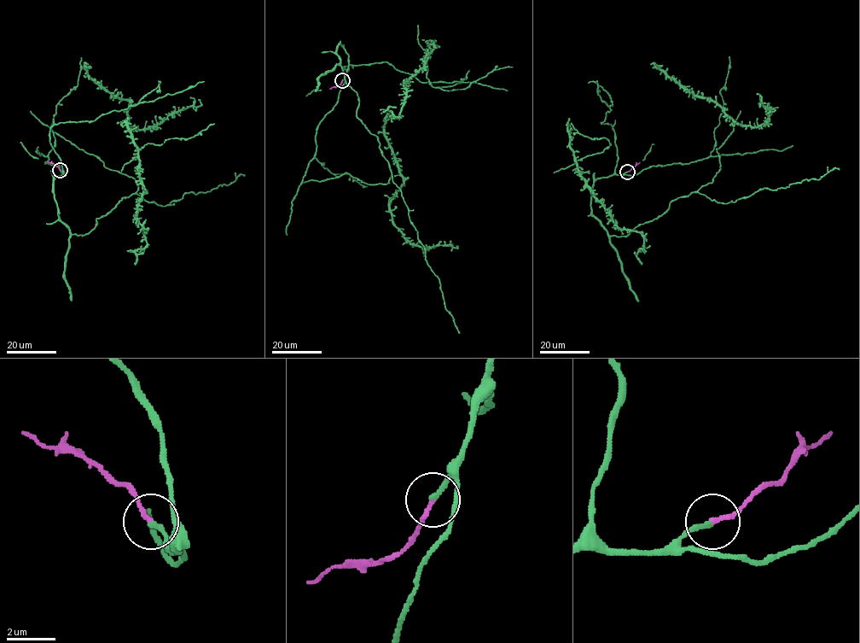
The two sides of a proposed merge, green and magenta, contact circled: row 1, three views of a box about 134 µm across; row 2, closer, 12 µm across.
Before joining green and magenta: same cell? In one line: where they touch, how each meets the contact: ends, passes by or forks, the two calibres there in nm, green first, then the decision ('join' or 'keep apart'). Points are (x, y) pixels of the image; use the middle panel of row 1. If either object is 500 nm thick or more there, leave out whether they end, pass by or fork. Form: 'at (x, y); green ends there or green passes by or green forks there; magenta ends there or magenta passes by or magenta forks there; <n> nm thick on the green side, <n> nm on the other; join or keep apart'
at (342, 80); green ends there; magenta ends there; 200 nm thick on the green side, 200 nm on the other; join

